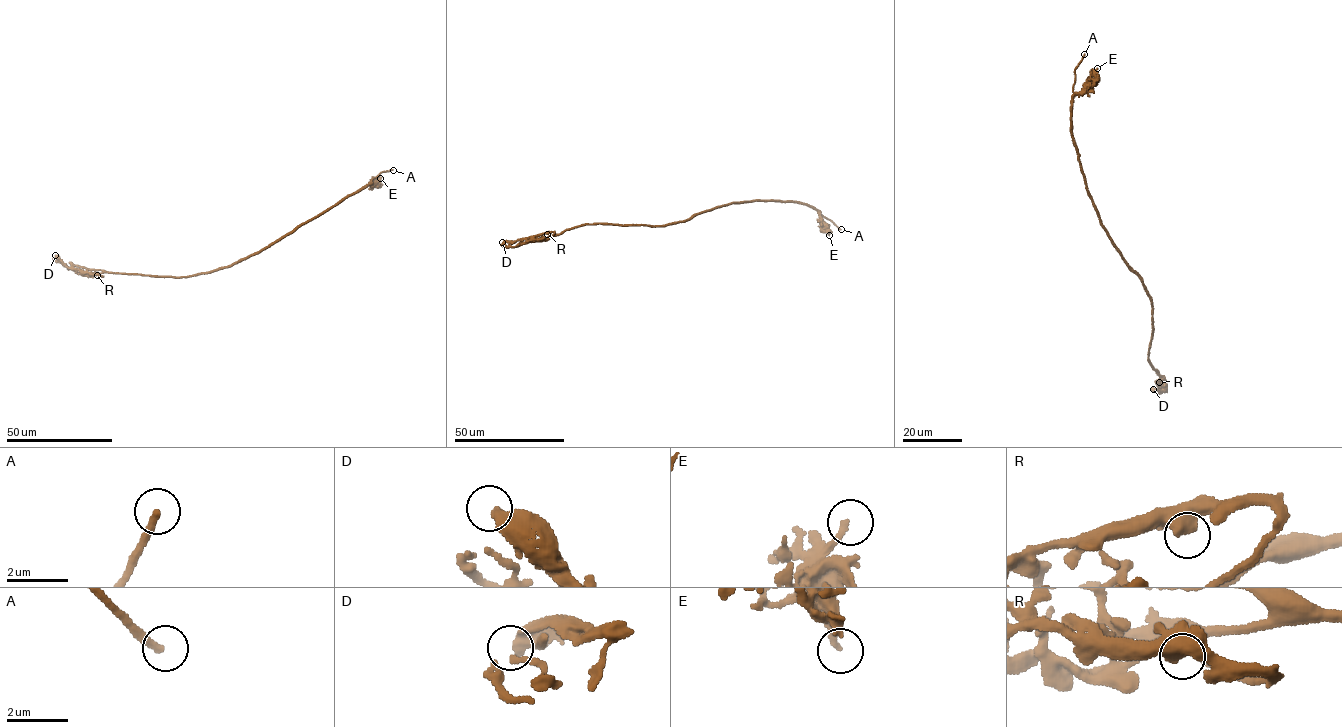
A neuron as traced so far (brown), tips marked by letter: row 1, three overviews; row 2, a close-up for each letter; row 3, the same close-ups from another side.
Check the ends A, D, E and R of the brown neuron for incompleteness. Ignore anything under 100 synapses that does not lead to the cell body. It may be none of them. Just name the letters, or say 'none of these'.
A

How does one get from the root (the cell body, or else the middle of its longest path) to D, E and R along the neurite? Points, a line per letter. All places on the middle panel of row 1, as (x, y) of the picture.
D: (691, 218), (662, 225), (585, 224), (547, 238), (536, 235), (502, 242)
E: (691, 218), (732, 203), (797, 201), (817, 210), (829, 235)
R: (691, 218), (662, 225), (585, 224), (549, 238), (554, 232), (547, 234)

